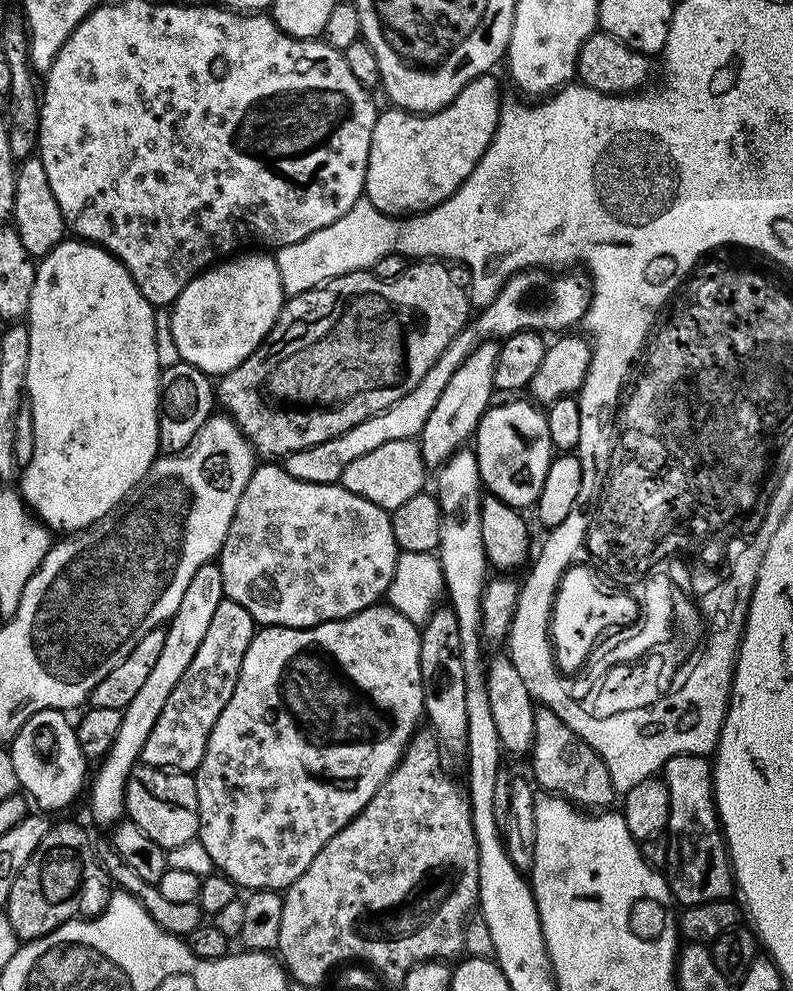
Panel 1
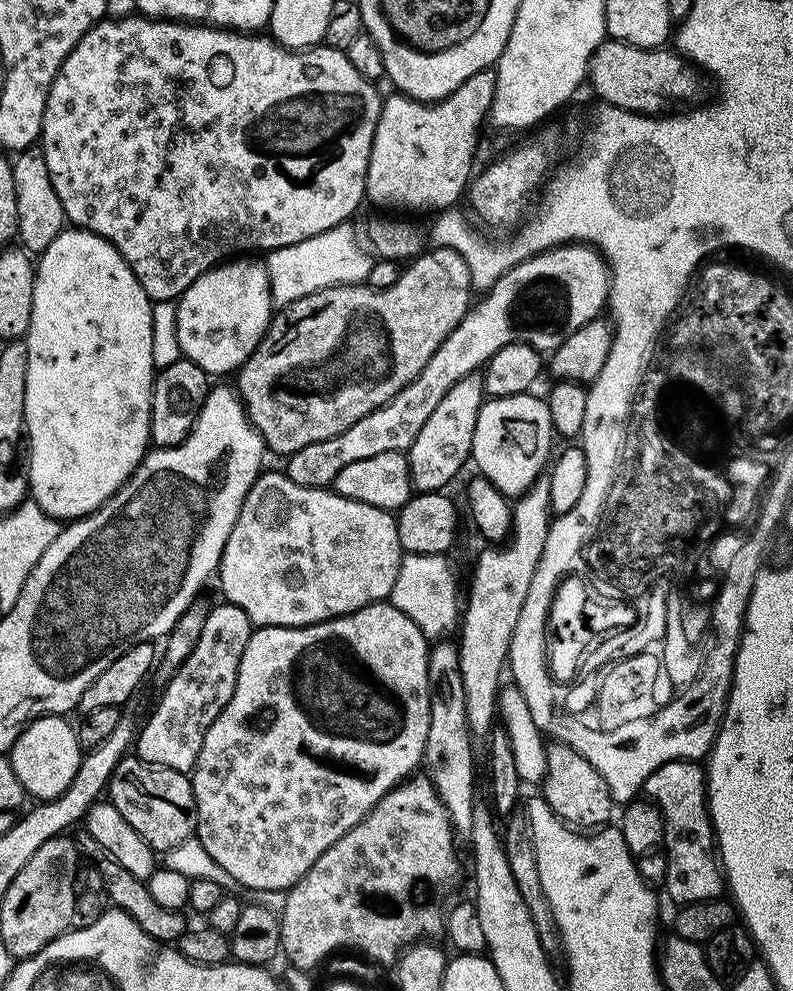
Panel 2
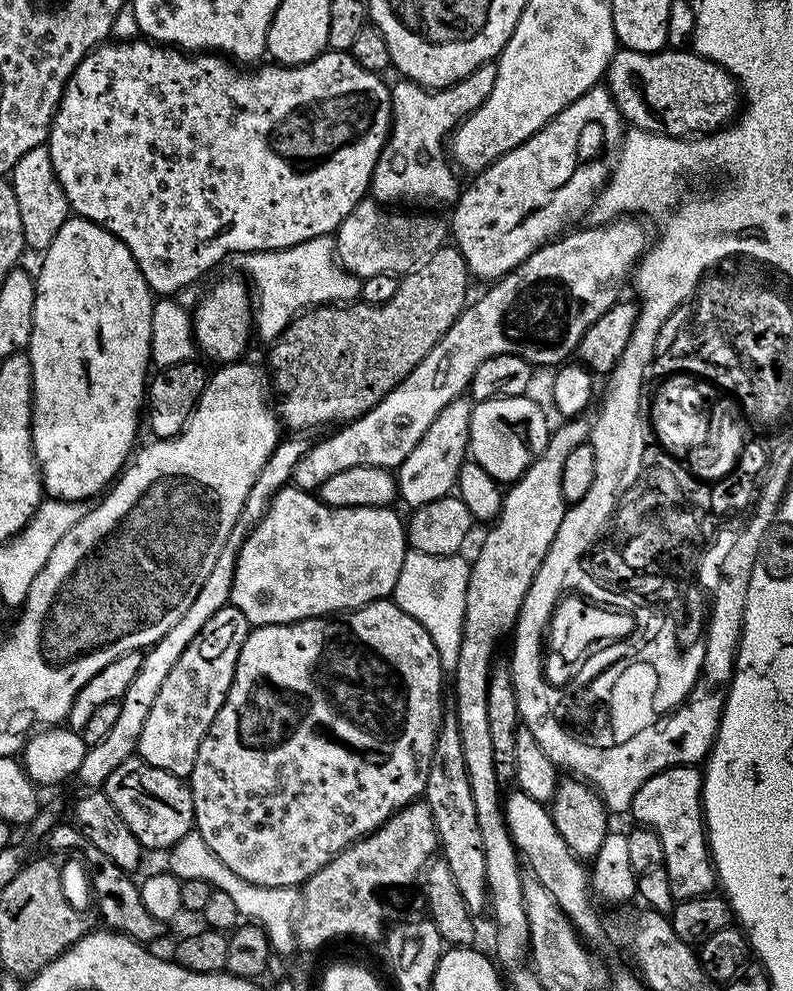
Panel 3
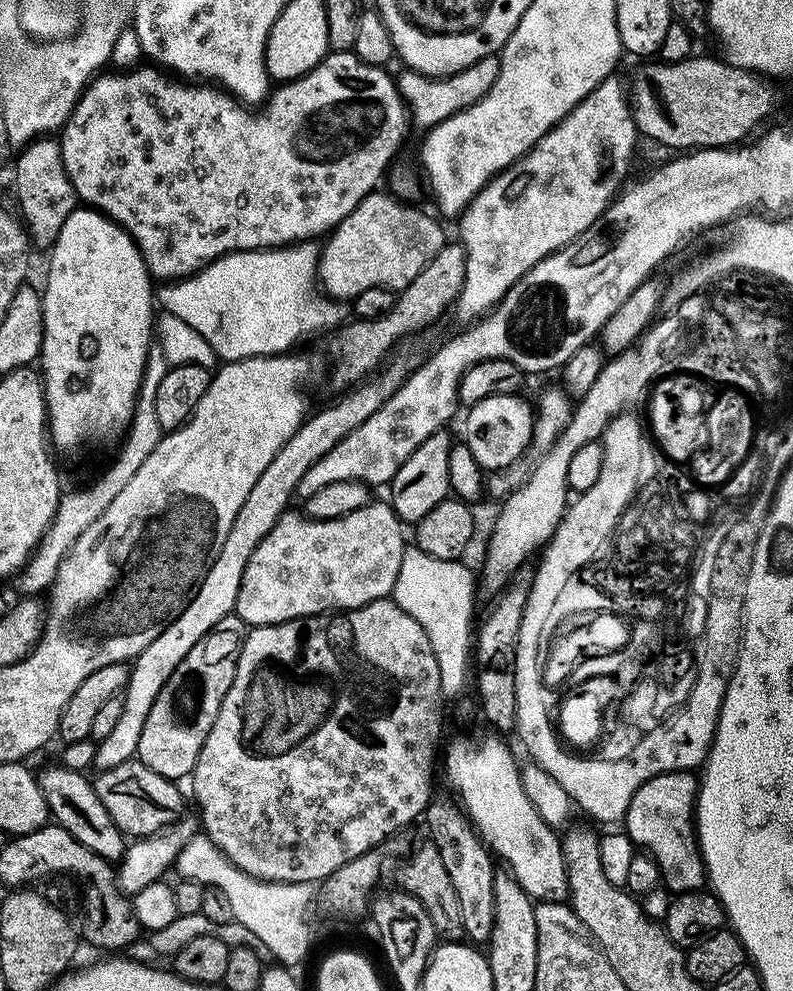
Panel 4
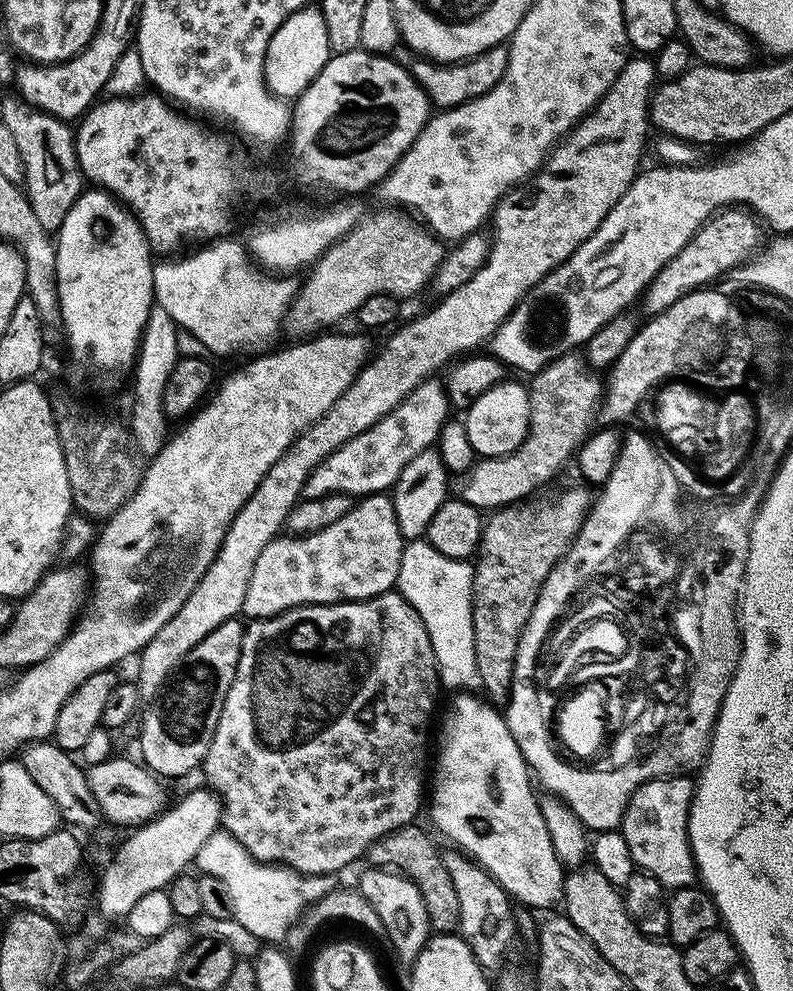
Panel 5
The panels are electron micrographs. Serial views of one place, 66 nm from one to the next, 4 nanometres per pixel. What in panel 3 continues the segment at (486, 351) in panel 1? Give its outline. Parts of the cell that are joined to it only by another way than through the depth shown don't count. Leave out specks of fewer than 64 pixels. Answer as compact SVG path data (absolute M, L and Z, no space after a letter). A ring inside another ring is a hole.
M467 395L458 397L434 422L430 422L430 430L422 434L422 442L410 450L410 454L400 464L395 473L399 499L408 503L409 509L426 506L426 502L434 502L438 498L449 495L456 487L456 479L460 476L460 467L469 459L470 418L474 404Z

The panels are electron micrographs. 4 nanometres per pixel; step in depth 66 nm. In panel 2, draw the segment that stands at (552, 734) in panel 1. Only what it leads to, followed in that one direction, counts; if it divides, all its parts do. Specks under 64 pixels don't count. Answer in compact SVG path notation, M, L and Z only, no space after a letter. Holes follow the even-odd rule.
M552 742L546 754L546 774L542 781L542 799L559 820L573 830L599 830L609 823L614 809L606 778L590 766L583 751L571 743Z

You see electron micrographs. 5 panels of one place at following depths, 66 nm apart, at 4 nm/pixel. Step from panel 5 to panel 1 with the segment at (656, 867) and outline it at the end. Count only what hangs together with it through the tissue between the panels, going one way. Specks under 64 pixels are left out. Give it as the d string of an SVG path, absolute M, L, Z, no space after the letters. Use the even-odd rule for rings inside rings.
M683 752L670 758L664 763L662 779L670 794L670 818L666 829L670 863L666 879L673 901L687 906L729 899L734 892L734 869L716 811L714 768L709 757Z

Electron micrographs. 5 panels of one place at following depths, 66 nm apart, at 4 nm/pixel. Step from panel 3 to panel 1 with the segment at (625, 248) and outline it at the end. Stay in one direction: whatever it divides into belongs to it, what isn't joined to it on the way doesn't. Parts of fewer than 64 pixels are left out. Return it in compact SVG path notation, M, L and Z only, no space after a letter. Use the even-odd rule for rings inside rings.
M525 270L512 275L497 292L494 302L490 302L487 308L479 313L477 320L475 317L465 326L454 338L454 342L446 346L446 350L442 350L442 358L438 358L438 362L430 366L426 378L422 378L422 382L414 386L410 394L398 398L398 402L394 402L378 415L358 422L358 426L346 430L346 434L338 434L313 448L290 453L289 456L283 457L282 467L295 480L335 484L346 470L346 466L354 462L354 458L362 458L362 454L370 454L370 450L378 450L378 446L386 446L386 442L419 437L422 426L426 426L426 418L430 418L430 410L434 410L442 390L446 390L446 382L450 382L454 370L462 366L464 359L489 334L496 338L507 338L515 332L525 330L541 334L560 334L571 329L568 328L571 324L579 325L583 321L590 299L590 288L585 281L583 284L578 277L568 275L572 274L553 274L548 270ZM528 296L532 296L532 300Z

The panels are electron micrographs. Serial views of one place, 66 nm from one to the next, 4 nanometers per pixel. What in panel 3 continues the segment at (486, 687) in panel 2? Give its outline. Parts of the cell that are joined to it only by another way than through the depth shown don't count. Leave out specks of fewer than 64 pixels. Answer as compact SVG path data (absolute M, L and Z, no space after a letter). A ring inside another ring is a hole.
M568 418L560 423L564 424L558 425L557 428L555 425L555 427L549 431L548 441L542 450L542 454L538 454L534 458L534 462L523 472L523 474L520 475L520 477L518 477L518 479L511 481L511 483L507 485L506 491L504 492L504 504L500 507L500 513L496 515L494 523L491 527L489 527L493 528L485 534L484 541L481 542L480 549L476 552L476 561L474 561L473 564L471 561L470 567L467 569L468 585L466 586L466 614L464 615L464 629L462 630L462 650L458 650L458 662L456 663L456 667L454 669L454 675L456 675L456 705L454 705L454 711L456 717L458 718L458 732L462 734L462 754L466 754L466 770L468 771L468 777L470 778L470 794L474 794L474 814L478 814L478 830L482 830L482 846L486 850L486 878L488 879L488 891L490 893L490 913L492 912L493 918L496 919L497 957L495 956L495 959L499 961L501 965L504 963L509 970L523 965L526 957L529 955L528 923L526 922L526 902L522 902L522 878L520 877L522 871L522 860L516 851L516 844L512 841L512 835L508 829L508 819L504 815L505 801L502 799L502 796L500 800L500 788L502 788L502 782L494 770L494 745L490 742L490 726L488 725L486 715L486 686L492 677L492 665L497 659L496 647L499 646L500 639L502 639L507 632L509 635L509 633L515 629L516 619L522 610L524 599L526 598L526 590L530 590L530 582L534 582L534 574L538 574L538 566L542 566L542 558L546 558L546 550L550 550L550 542L554 542L554 534L558 534L558 526L562 526L562 518L564 517L566 511L566 501L564 499L564 495L562 494L562 470L566 466L566 458L576 447L589 443L592 435L591 419Z

